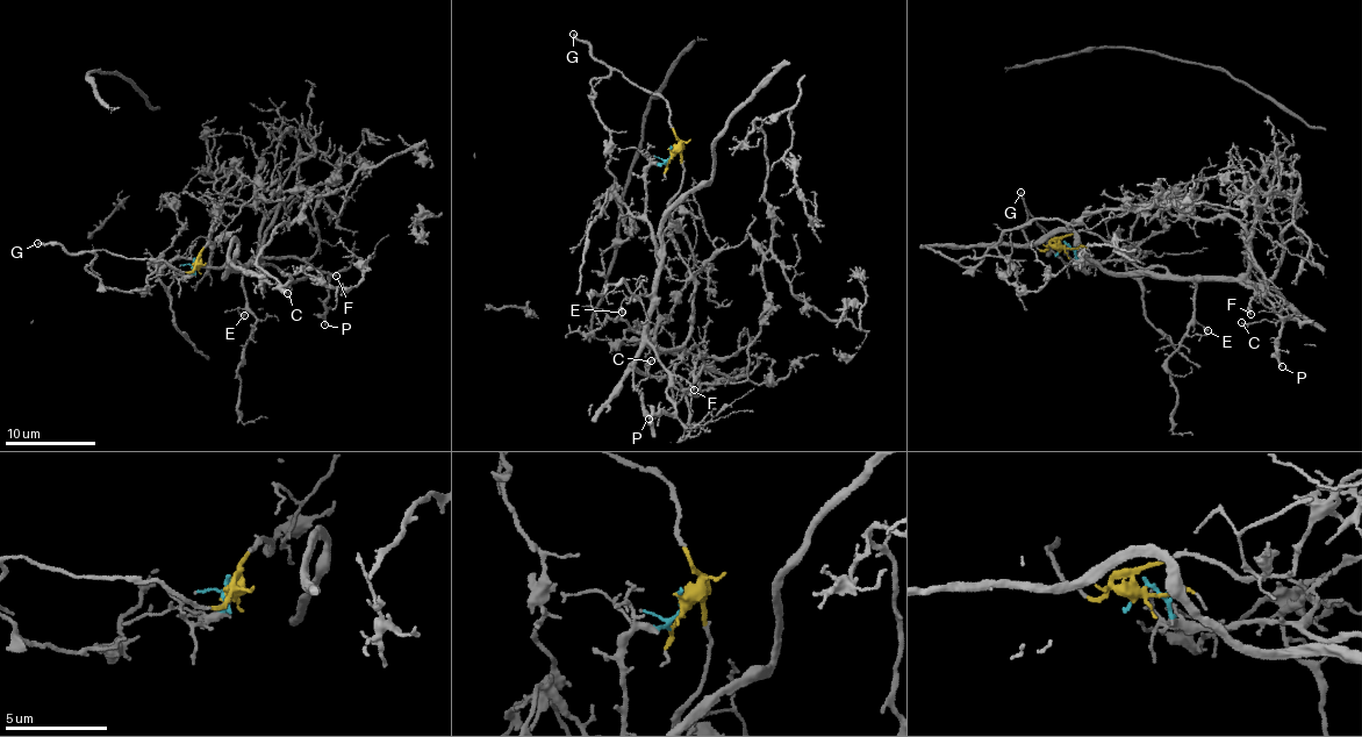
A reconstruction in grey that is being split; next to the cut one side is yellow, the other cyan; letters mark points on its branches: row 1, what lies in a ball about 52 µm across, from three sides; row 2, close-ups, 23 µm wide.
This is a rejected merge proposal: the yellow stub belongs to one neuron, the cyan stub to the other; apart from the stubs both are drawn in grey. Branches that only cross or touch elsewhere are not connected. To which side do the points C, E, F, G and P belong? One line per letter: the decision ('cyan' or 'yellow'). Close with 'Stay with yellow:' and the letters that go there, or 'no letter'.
C: cyan
E: cyan
F: cyan
G: yellow
P: cyan
Stay with yellow: G

